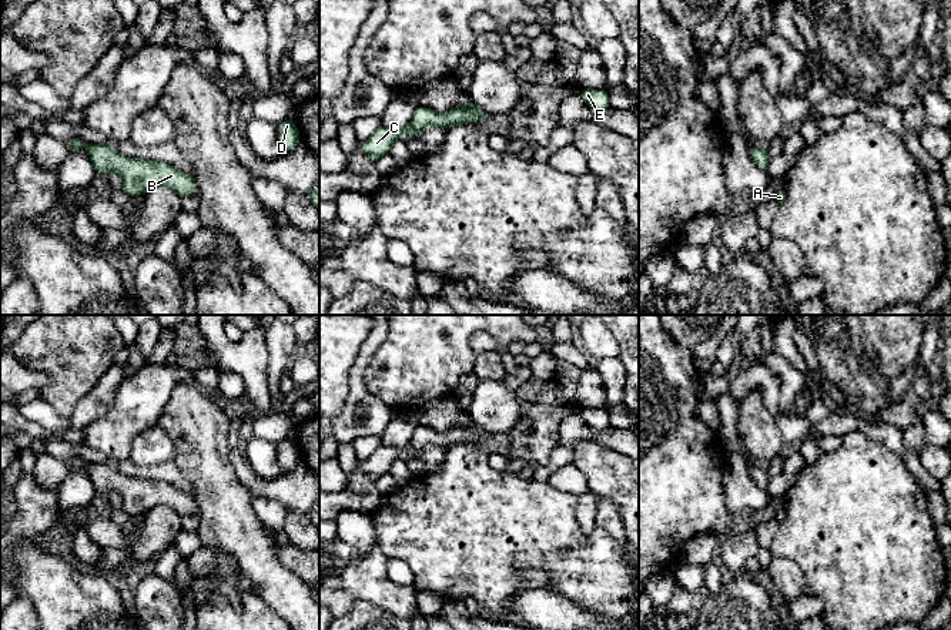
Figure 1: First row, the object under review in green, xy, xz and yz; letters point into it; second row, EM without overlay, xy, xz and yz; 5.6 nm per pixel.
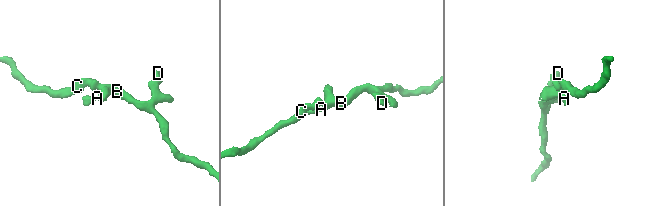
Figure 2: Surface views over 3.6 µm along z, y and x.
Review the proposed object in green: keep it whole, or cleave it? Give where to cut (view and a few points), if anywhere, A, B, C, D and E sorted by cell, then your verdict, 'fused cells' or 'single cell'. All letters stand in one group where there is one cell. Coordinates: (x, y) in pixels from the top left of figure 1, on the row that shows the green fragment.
cut none; groups A B C D E; single cell

